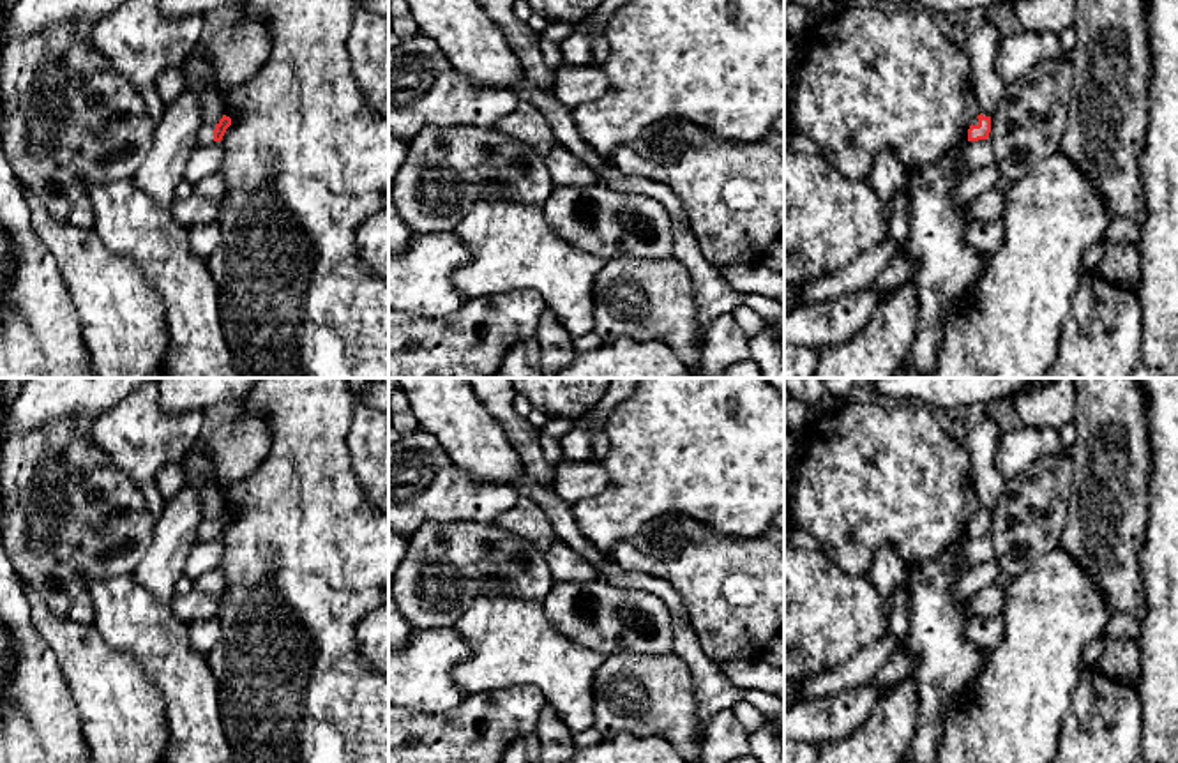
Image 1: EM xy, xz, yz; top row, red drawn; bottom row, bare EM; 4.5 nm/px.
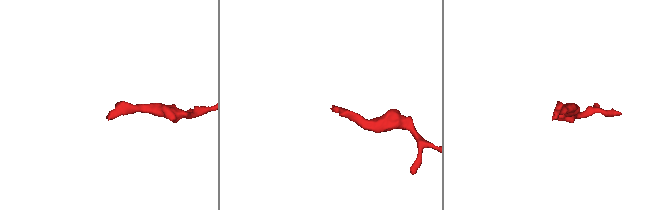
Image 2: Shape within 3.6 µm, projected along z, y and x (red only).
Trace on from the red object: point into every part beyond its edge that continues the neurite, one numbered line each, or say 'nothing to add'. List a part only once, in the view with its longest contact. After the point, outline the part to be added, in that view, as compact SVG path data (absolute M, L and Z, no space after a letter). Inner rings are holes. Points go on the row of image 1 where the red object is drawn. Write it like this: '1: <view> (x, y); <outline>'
1: xy (205, 135); M203 124L198 131L198 145L214 143L214 129L215 129L215 124Z

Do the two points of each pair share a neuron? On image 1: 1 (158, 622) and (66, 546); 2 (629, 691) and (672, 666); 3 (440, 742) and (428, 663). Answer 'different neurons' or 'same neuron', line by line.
1: different neurons
2: same neuron
3: different neurons

